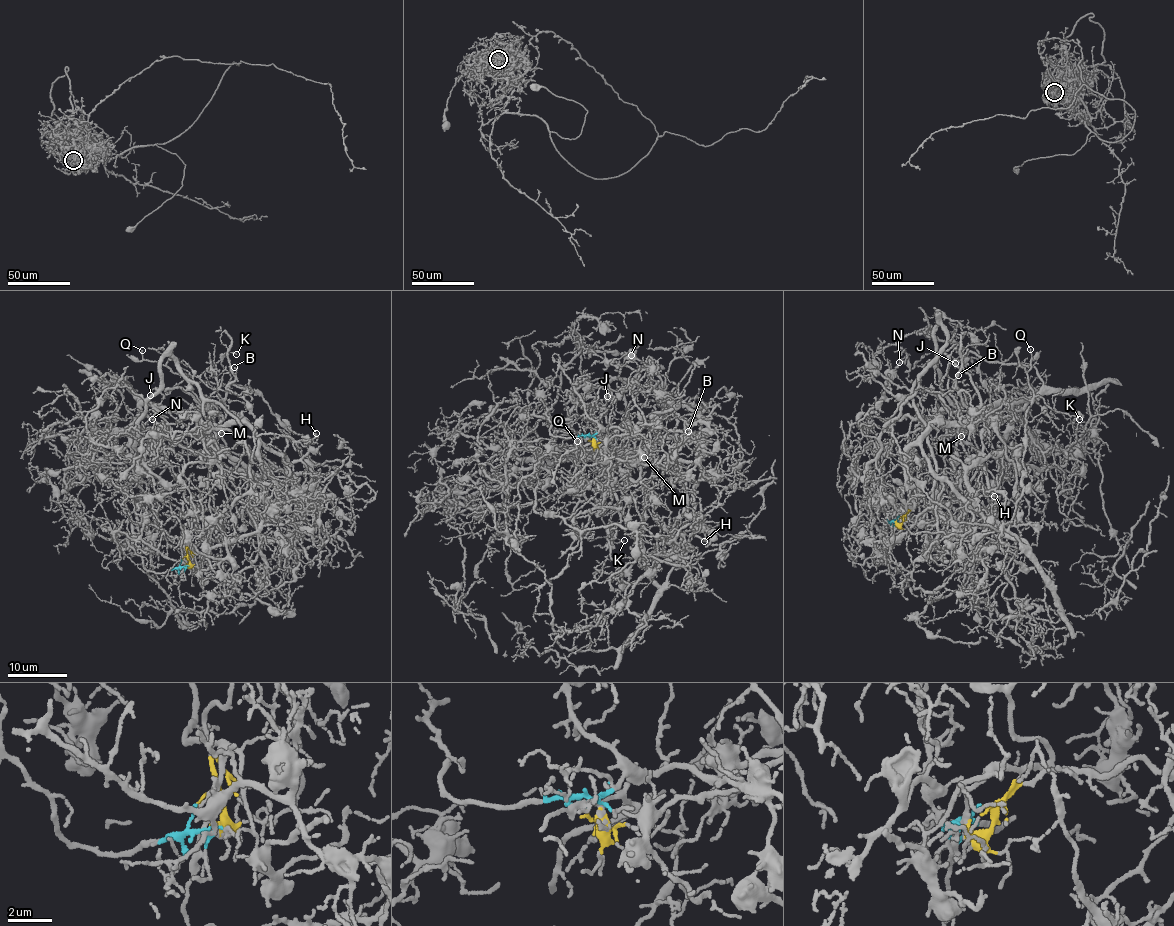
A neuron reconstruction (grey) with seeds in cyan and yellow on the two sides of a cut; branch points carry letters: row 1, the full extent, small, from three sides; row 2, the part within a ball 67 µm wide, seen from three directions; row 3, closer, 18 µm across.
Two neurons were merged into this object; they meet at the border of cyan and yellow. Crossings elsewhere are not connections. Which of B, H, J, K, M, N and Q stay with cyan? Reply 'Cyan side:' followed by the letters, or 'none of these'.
Cyan side: B, H, J, M, N

